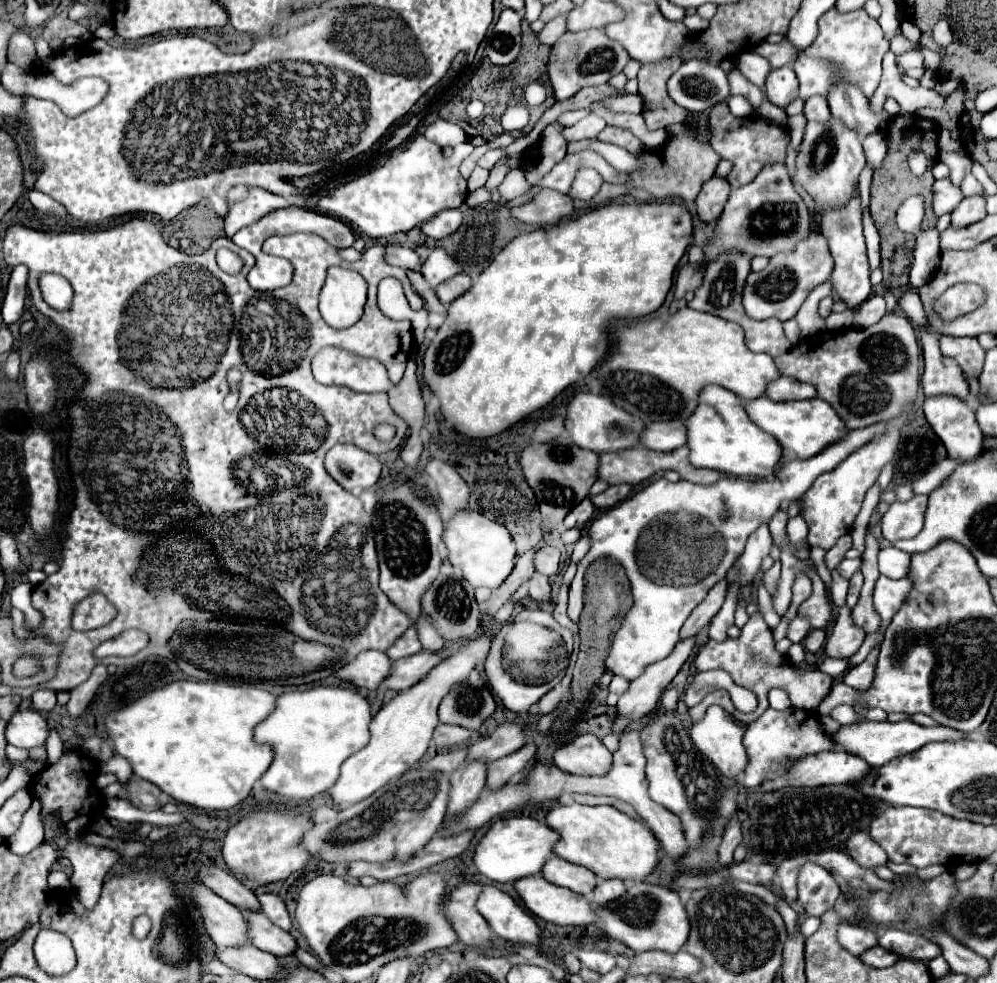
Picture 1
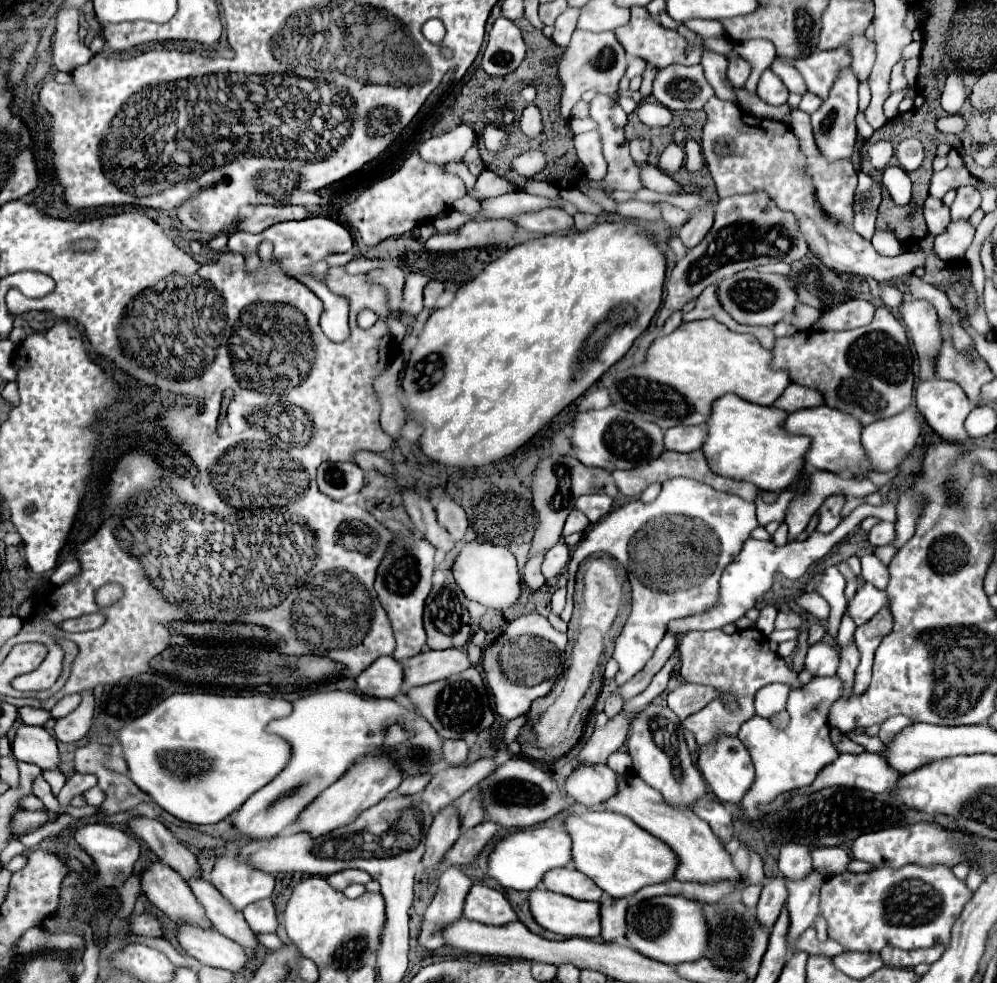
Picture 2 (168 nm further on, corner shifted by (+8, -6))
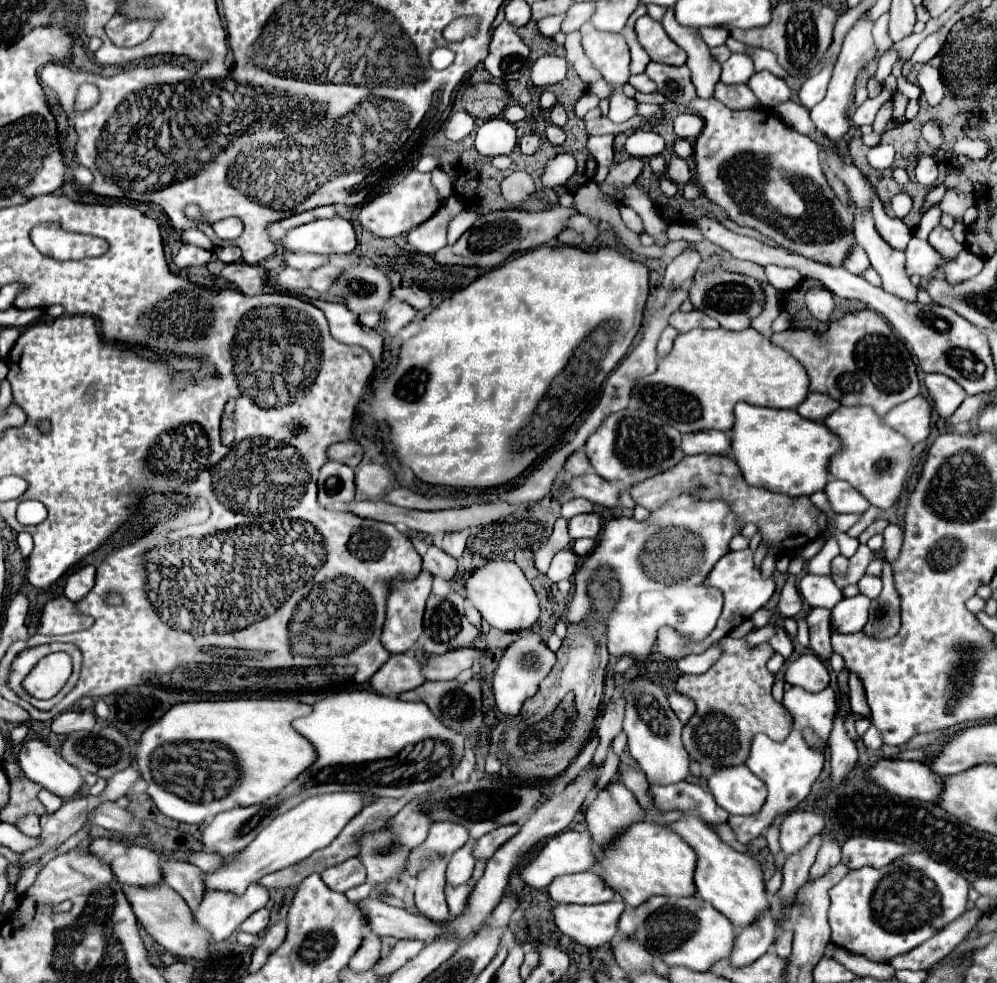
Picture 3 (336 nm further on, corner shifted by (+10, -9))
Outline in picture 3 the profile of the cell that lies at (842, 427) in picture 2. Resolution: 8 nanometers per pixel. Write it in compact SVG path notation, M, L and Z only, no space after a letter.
M841 407L823 421L843 441L843 451L831 461L831 475L851 483L871 505L891 509L903 491L907 477L913 471L913 445L901 433L895 433L873 407Z

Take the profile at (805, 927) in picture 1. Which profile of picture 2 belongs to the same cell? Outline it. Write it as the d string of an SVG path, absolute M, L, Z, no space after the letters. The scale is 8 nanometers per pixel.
M903 866L903 868L877 868L865 874L845 872L839 876L827 878L821 888L819 908L827 920L827 934L839 942L845 950L851 952L879 952L883 946L897 946L903 950L929 948L933 944L949 946L951 928L959 918L963 906L971 900L971 890L965 882L957 880L953 872L945 866L921 868L921 866Z

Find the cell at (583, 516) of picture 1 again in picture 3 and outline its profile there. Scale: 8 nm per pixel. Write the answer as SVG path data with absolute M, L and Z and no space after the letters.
M597 513L575 515L573 519L569 519L569 535L571 535L571 539L597 537L599 531L601 531L601 517Z

